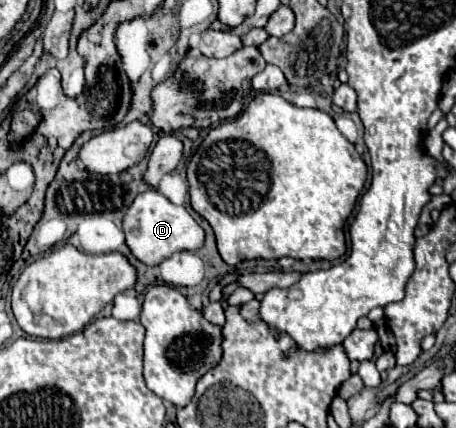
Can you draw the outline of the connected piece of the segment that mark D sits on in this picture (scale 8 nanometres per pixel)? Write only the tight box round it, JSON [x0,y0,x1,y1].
[124,191,204,265]

